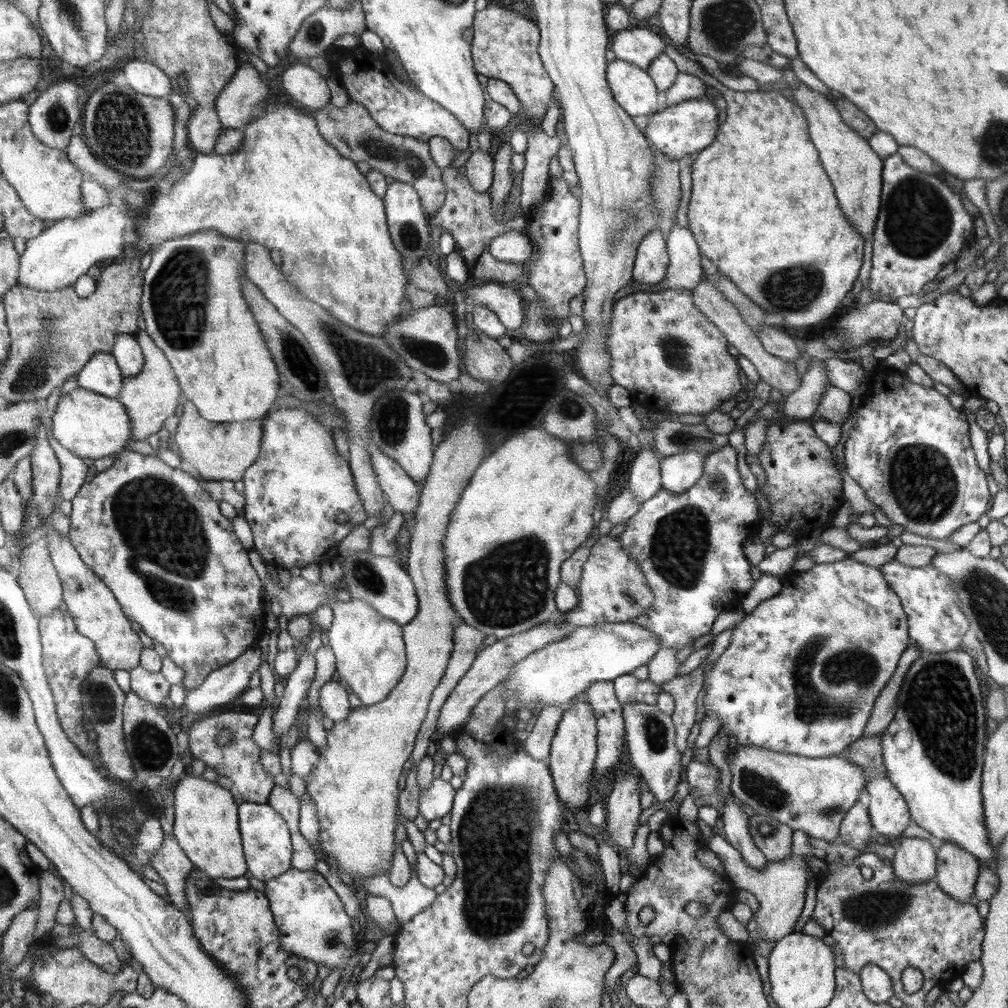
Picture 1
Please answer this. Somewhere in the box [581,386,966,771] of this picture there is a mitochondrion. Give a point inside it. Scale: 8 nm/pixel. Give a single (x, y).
(828, 687)

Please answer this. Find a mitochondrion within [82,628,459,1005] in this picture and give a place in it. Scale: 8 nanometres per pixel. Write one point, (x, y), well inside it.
(151, 748)

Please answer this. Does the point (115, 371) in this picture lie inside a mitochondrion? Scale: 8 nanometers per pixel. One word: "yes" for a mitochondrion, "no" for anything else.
no

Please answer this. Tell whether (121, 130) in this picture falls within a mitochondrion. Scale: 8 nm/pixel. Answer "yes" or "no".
yes

